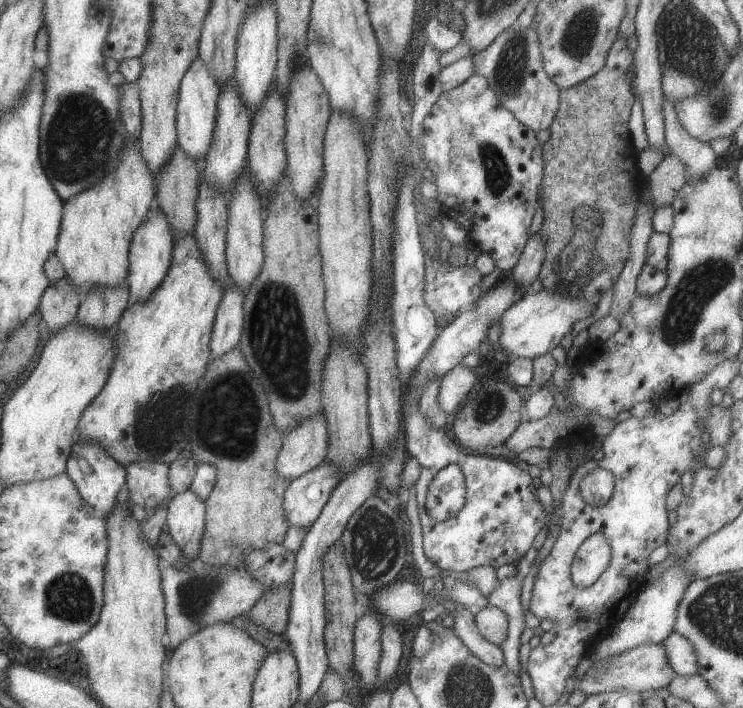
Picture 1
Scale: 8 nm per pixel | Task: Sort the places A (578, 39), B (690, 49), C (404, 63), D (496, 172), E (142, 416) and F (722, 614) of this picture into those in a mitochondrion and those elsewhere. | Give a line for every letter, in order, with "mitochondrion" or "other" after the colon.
A: mitochondrion
B: mitochondrion
C: other
D: mitochondrion
E: mitochondrion
F: mitochondrion

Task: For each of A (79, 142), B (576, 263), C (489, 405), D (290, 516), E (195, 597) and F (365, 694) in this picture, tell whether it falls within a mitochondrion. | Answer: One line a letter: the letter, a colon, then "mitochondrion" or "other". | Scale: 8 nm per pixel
A: mitochondrion
B: mitochondrion
C: mitochondrion
D: other
E: mitochondrion
F: other

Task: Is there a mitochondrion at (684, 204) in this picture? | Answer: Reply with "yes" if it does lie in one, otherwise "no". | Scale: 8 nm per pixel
no

